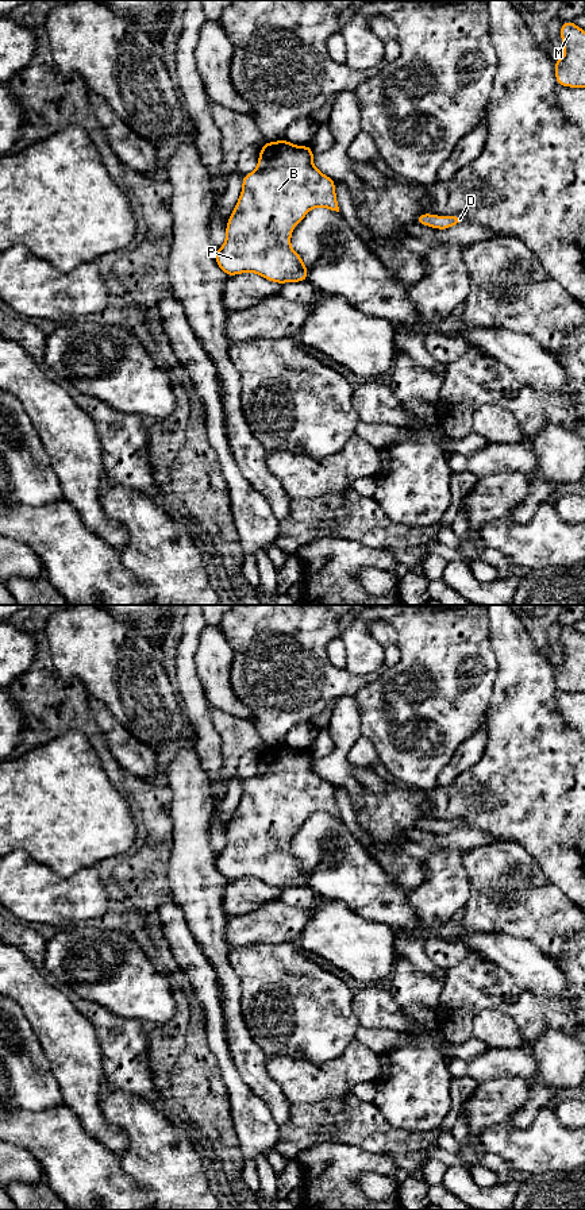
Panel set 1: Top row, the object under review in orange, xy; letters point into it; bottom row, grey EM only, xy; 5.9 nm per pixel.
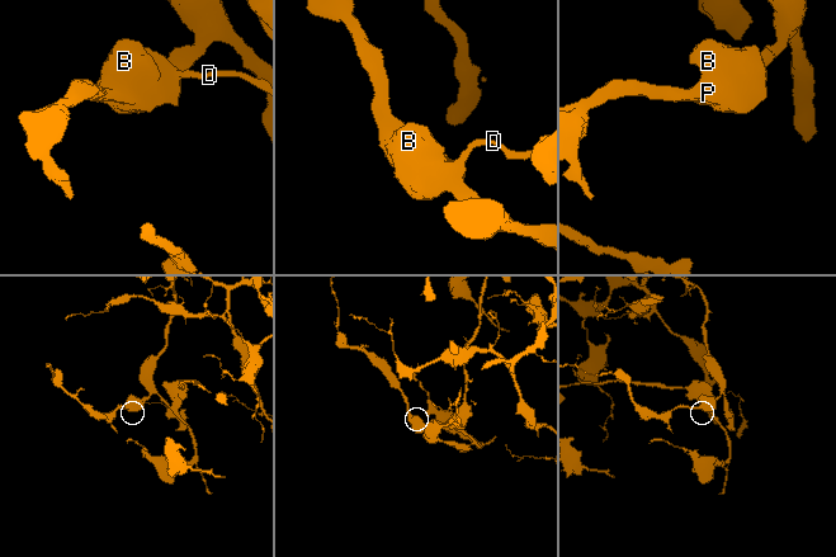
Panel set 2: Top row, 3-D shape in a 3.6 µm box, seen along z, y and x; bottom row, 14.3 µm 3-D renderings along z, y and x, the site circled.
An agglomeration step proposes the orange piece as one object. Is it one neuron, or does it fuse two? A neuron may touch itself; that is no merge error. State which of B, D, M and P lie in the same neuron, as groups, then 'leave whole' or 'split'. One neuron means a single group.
B P / D M; split

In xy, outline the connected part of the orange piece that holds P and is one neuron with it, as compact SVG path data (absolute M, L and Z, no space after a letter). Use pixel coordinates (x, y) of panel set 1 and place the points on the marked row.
M286 139L266 142L257 169L243 176L242 185L226 226L226 240L215 253L218 266L227 277L249 271L280 285L308 280L303 258L292 248L292 231L312 208L339 212L335 181L313 166L311 146L296 146Z

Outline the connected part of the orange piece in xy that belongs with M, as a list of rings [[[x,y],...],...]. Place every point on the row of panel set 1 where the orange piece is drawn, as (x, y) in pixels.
[[[563,22],[559,36],[565,53],[554,61],[555,80],[561,86],[585,88],[585,31],[573,22]]]

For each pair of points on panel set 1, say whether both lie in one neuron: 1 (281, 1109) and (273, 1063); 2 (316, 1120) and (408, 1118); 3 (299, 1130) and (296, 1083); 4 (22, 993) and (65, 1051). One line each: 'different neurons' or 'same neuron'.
1: different neurons
2: different neurons
3: different neurons
4: same neuron

